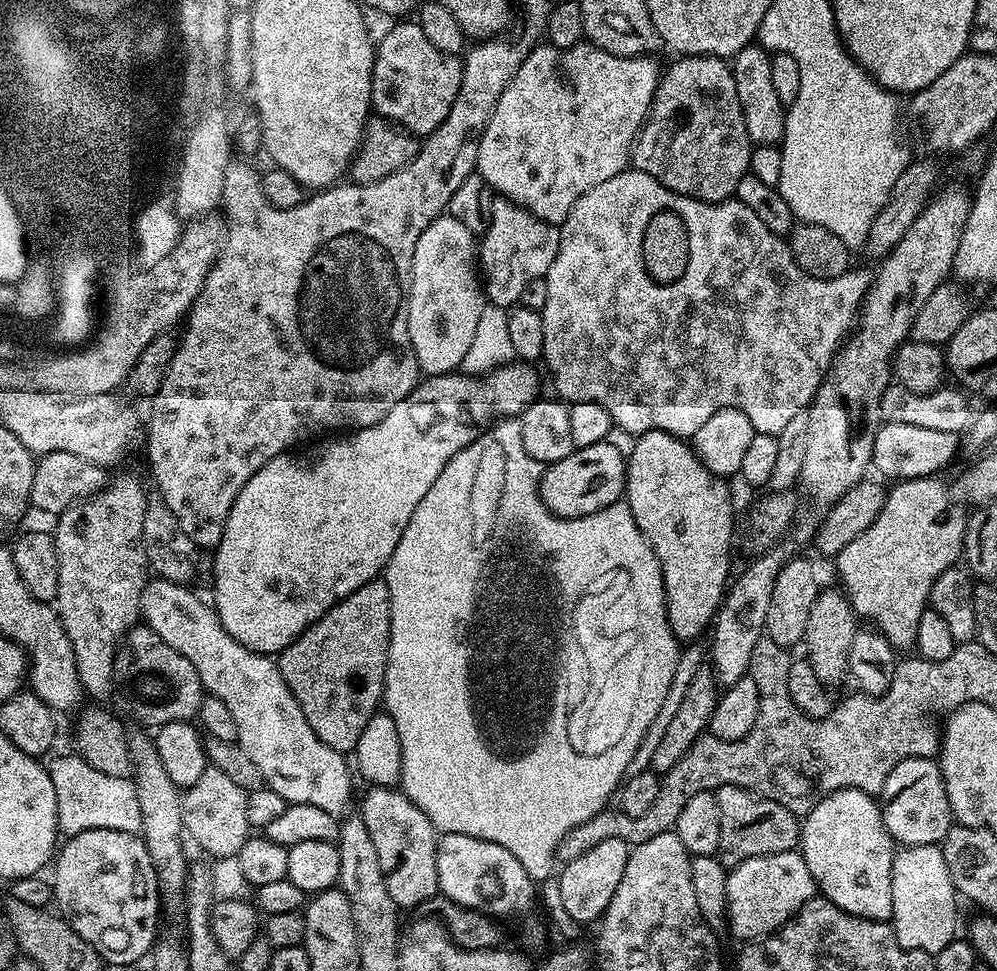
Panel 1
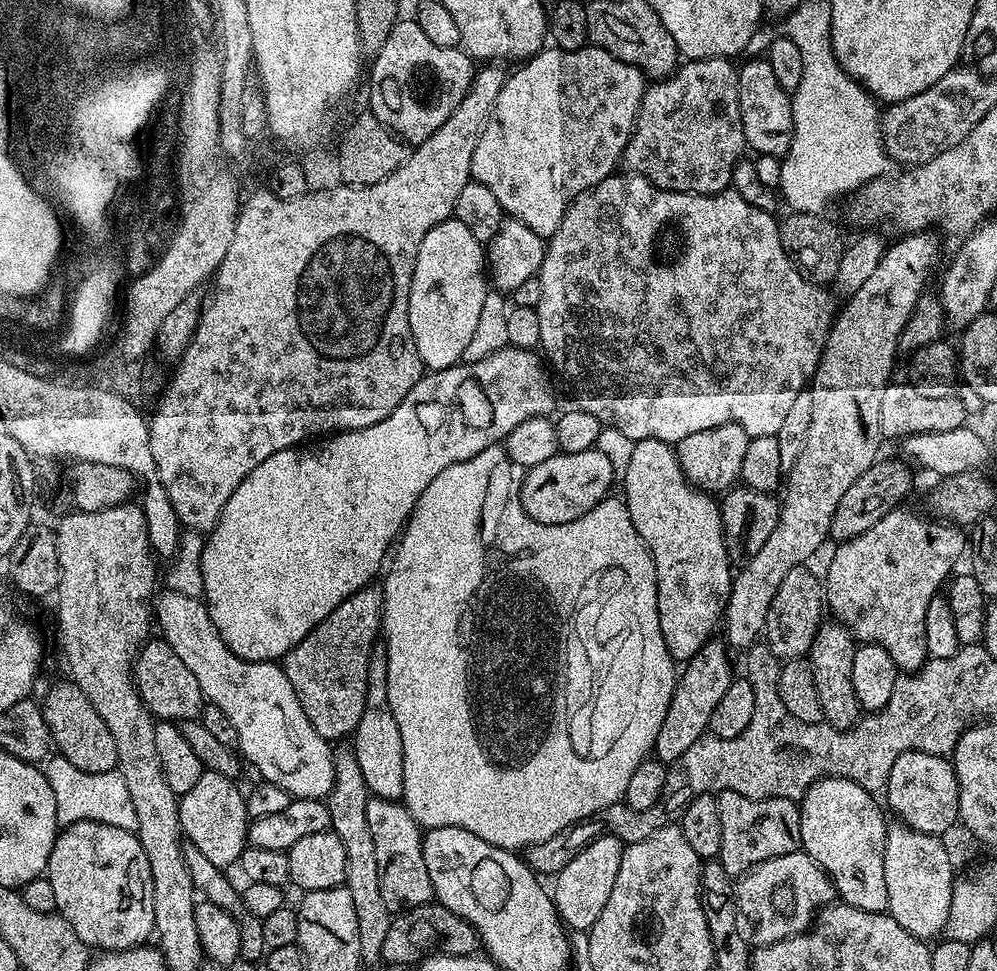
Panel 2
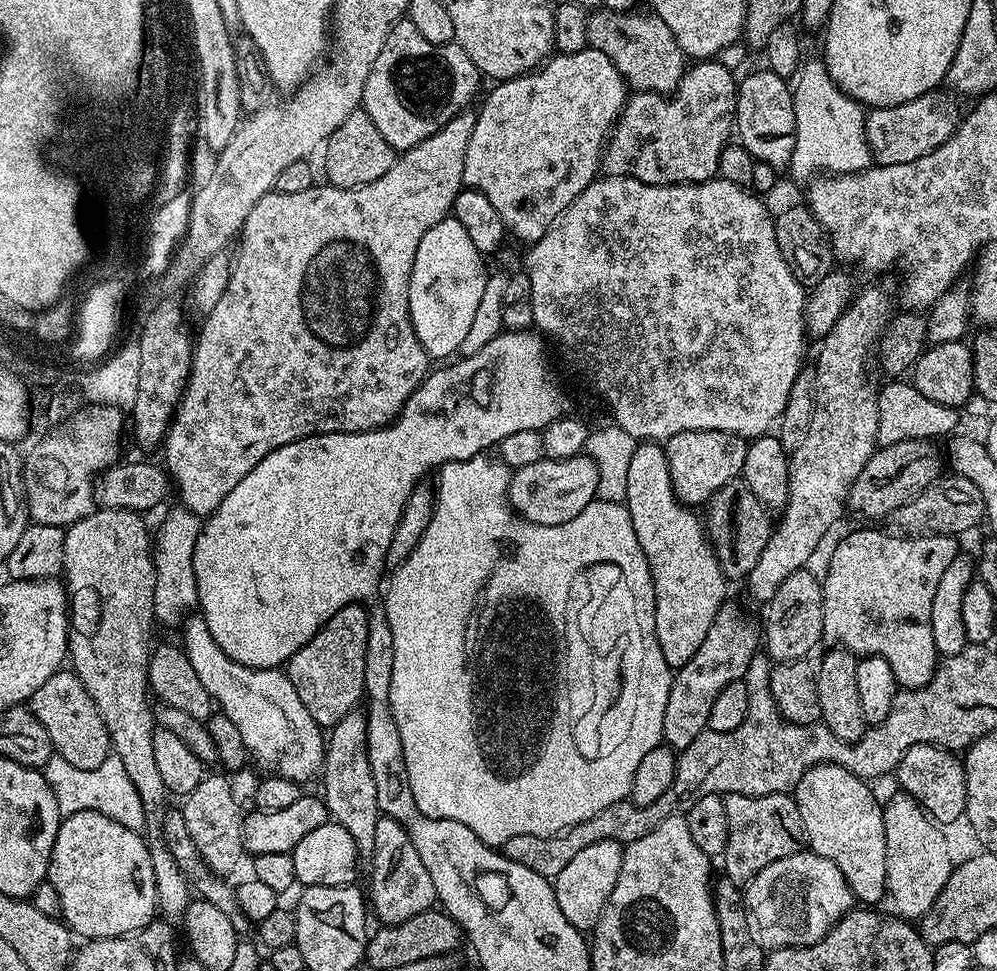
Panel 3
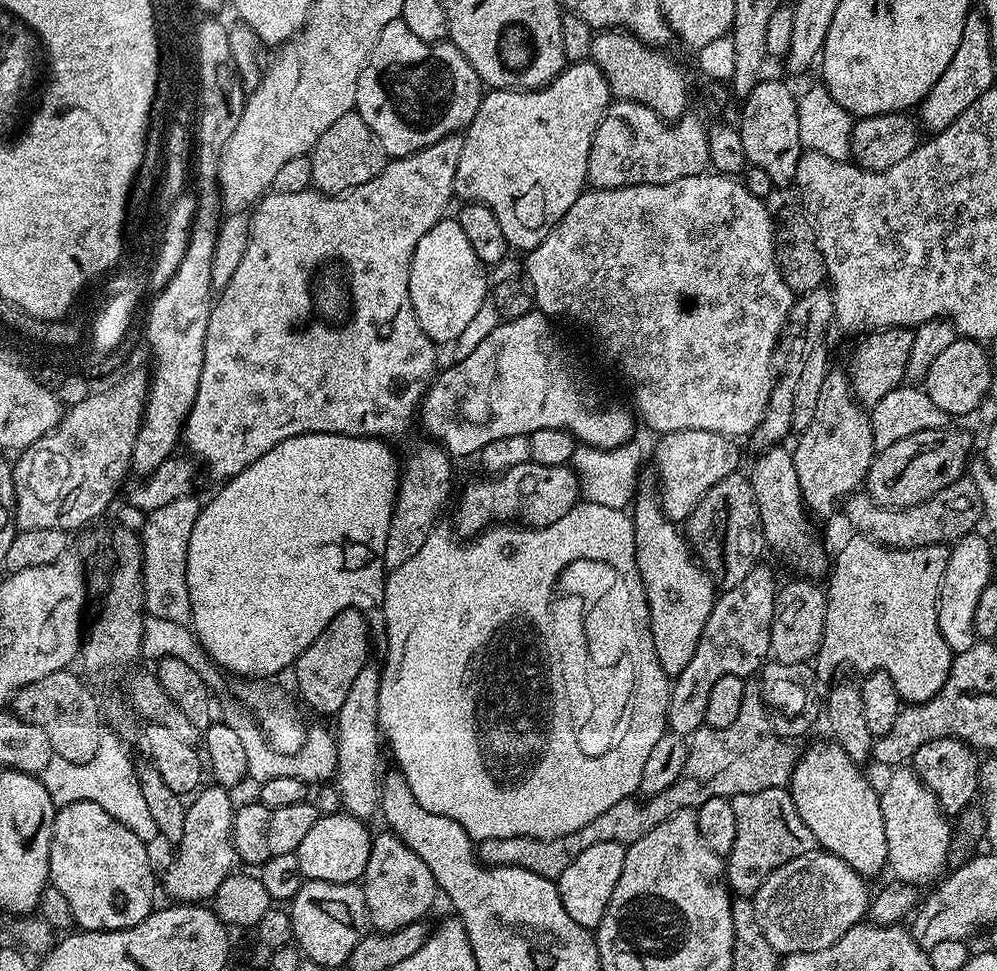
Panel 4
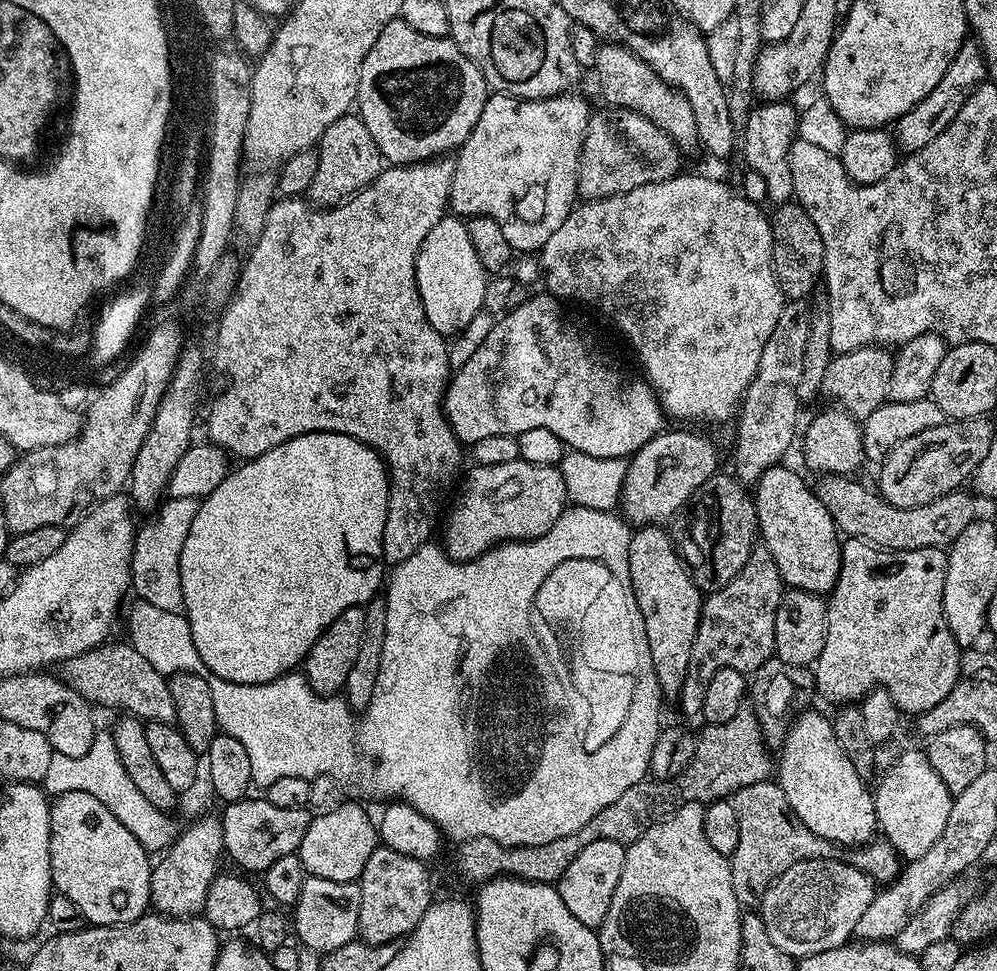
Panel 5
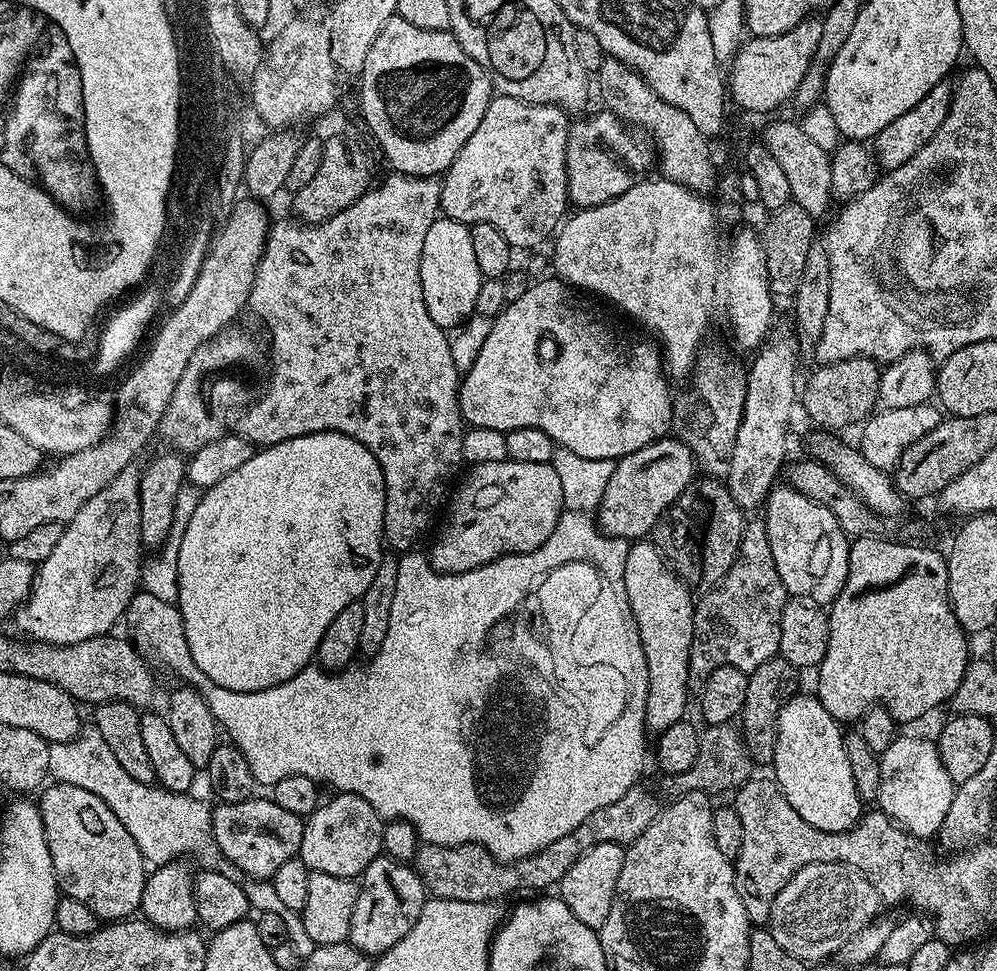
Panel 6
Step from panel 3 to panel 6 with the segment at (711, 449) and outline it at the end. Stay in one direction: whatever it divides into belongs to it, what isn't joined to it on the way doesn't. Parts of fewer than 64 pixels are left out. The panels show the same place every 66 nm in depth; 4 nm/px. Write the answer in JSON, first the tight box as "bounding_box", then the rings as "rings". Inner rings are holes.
{"bounding_box":[594,438,697,542],"rings":[[[665,438],[642,446],[642,450],[634,450],[634,454],[615,461],[613,477],[607,483],[594,519],[608,536],[621,536],[629,542],[643,540],[655,529],[664,511],[693,483],[697,472],[692,451],[680,440]]]}

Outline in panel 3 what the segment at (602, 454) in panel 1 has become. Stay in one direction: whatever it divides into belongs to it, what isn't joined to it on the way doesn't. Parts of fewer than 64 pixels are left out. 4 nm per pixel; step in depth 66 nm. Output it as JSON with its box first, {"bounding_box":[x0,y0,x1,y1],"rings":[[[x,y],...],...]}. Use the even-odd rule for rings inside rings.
{"bounding_box":[508,454,598,526],"rings":[[[581,454],[565,460],[545,458],[530,462],[530,466],[515,469],[512,481],[508,483],[508,499],[525,520],[542,526],[558,526],[582,514],[582,510],[586,510],[586,506],[597,499],[598,490],[598,466],[591,457]]]}

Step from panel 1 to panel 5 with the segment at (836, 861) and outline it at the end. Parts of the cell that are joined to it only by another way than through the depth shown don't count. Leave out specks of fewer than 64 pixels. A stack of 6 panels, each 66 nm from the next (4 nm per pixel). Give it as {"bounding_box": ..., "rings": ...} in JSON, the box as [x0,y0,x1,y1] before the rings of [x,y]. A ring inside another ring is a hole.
{"bounding_box":[778,712,877,846],"rings":[[[804,712],[791,721],[788,733],[784,735],[784,747],[778,752],[778,783],[782,794],[786,794],[786,802],[790,802],[790,810],[814,834],[826,838],[837,846],[859,846],[867,844],[877,835],[876,807],[872,801],[873,793],[869,785],[854,770],[850,758],[842,750],[838,738],[834,738],[832,721],[820,712]]]}

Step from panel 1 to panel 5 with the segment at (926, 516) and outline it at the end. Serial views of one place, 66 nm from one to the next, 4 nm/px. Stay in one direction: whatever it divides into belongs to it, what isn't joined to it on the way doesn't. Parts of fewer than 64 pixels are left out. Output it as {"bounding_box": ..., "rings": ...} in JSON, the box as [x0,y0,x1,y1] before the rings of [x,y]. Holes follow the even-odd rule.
{"bounding_box":[814,540,962,713],"rings":[[[867,540],[843,541],[840,549],[838,582],[827,597],[828,629],[826,646],[814,665],[814,688],[824,700],[835,706],[848,706],[864,699],[868,692],[884,688],[894,698],[901,713],[929,712],[960,680],[962,649],[944,617],[942,594],[948,554],[942,548],[923,548],[889,552]]]}

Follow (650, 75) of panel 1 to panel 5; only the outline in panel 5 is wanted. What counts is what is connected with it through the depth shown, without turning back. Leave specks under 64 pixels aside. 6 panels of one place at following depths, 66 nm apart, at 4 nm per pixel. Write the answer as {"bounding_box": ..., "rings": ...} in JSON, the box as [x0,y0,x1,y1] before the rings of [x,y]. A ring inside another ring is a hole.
{"bounding_box":[448,94,590,253],"rings":[[[503,94],[489,95],[486,106],[482,106],[482,118],[478,118],[474,130],[470,130],[470,138],[466,138],[466,142],[460,145],[458,155],[455,157],[456,169],[454,170],[454,178],[450,182],[448,208],[460,218],[471,218],[473,216],[494,218],[494,222],[498,222],[498,226],[502,230],[502,235],[506,237],[506,242],[510,242],[510,246],[517,253],[532,251],[535,253],[543,248],[544,243],[550,238],[550,234],[554,234],[554,230],[558,230],[558,226],[562,226],[562,222],[566,222],[566,218],[572,213],[578,200],[576,187],[580,173],[580,151],[582,150],[584,135],[588,133],[590,107],[588,108],[587,102],[582,97],[576,95],[551,96],[545,100],[520,100],[516,96]]]}

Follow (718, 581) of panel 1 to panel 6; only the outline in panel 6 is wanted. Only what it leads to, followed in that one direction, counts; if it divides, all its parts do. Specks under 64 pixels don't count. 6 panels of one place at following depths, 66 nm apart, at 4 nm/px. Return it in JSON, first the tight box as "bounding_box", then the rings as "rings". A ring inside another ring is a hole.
{"bounding_box":[626,538,694,733],"rings":[[[645,538],[629,543],[626,554],[626,594],[630,598],[630,610],[638,622],[638,634],[642,638],[644,661],[648,671],[648,694],[646,696],[646,726],[649,733],[665,732],[674,722],[685,719],[688,708],[688,667],[690,646],[694,642],[694,596],[687,584],[673,572],[664,555],[651,539]]]}

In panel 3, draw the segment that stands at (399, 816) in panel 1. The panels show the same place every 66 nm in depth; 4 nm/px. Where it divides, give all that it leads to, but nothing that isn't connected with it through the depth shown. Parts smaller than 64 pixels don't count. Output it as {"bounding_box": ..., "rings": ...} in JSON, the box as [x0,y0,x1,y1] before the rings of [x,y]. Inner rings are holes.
{"bounding_box":[370,815,437,925],"rings":[[[381,815],[378,826],[374,826],[374,846],[376,848],[370,857],[370,863],[372,863],[370,908],[375,919],[376,916],[380,919],[381,925],[406,922],[406,918],[414,918],[414,914],[422,914],[437,903],[434,881],[430,879],[430,873],[426,871],[426,865],[423,864],[422,858],[418,858],[418,850],[414,850],[414,846],[410,842],[410,834],[398,821]]]}

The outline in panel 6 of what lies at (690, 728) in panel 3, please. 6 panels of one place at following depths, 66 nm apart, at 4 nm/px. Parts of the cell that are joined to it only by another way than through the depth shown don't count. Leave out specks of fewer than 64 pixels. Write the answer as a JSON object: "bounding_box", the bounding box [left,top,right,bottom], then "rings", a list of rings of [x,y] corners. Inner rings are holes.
{"bounding_box":[688,519,790,686],"rings":[[[763,519],[745,523],[742,542],[734,558],[734,566],[708,592],[695,601],[694,642],[690,646],[688,678],[693,685],[703,686],[706,678],[718,670],[718,666],[734,666],[743,672],[753,672],[762,662],[771,660],[780,650],[780,619],[790,597],[782,578],[778,578],[778,566],[774,566],[774,553],[770,550],[770,538],[766,534]]]}

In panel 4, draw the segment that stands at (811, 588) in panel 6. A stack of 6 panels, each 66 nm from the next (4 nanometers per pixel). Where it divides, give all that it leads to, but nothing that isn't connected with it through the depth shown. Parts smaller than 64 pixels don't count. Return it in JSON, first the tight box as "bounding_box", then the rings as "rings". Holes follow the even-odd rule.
{"bounding_box":[750,446,830,578],"rings":[[[784,446],[763,449],[752,464],[750,479],[754,498],[758,502],[758,514],[762,518],[764,542],[769,549],[781,552],[804,578],[820,578],[829,571],[830,556],[825,551],[821,537],[812,533],[813,521],[804,506],[802,490],[798,486],[798,470],[794,470],[794,458]]]}

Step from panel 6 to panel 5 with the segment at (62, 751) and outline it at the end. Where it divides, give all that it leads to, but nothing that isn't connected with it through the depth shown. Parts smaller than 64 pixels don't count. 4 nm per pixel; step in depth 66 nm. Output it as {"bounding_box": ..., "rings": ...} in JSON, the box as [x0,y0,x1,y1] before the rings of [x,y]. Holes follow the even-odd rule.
{"bounding_box":[42,731,178,854],"rings":[[[97,731],[90,750],[81,756],[67,756],[61,752],[53,754],[50,758],[50,766],[46,769],[46,778],[42,787],[49,797],[55,798],[67,792],[81,792],[82,794],[94,794],[143,848],[149,853],[160,854],[167,850],[176,840],[178,827],[171,819],[169,813],[158,810],[158,806],[150,803],[149,799],[139,792],[134,786],[134,781],[126,775],[126,766],[117,758],[114,738],[111,731]]]}

